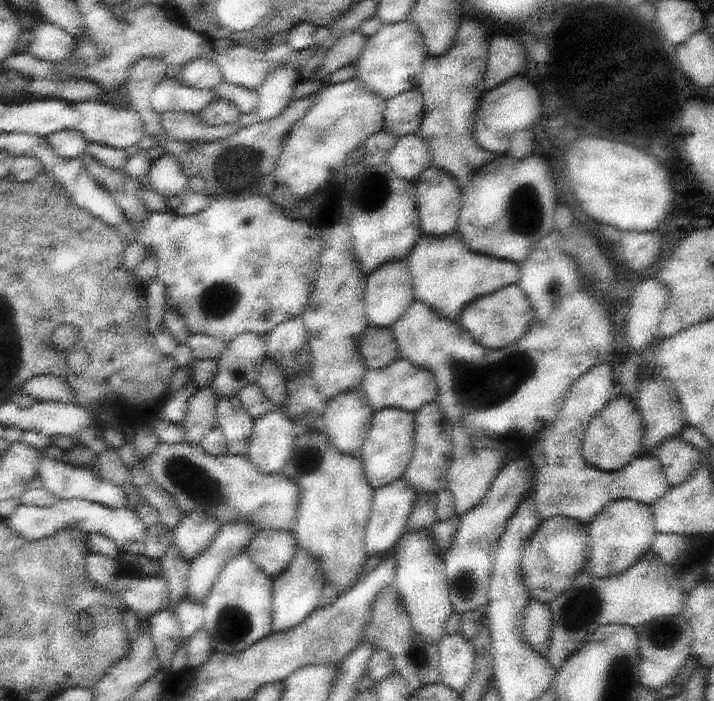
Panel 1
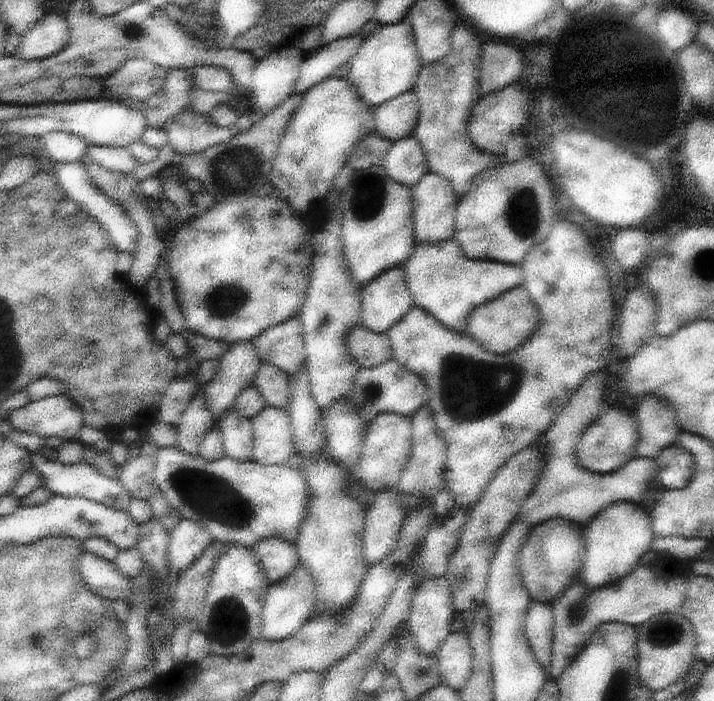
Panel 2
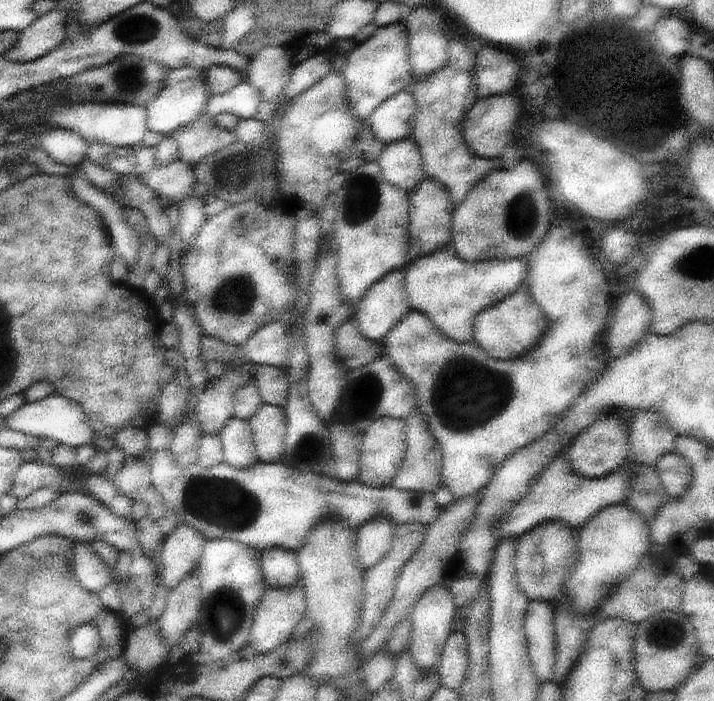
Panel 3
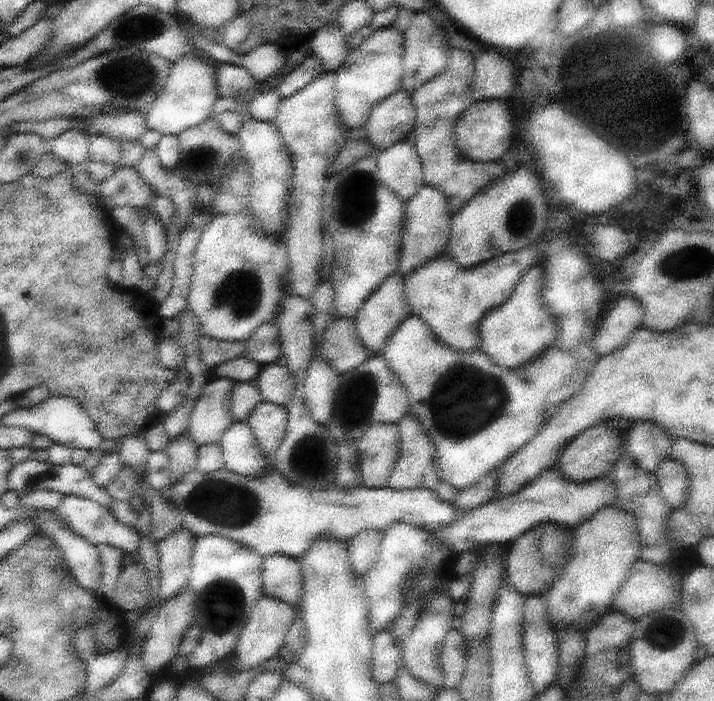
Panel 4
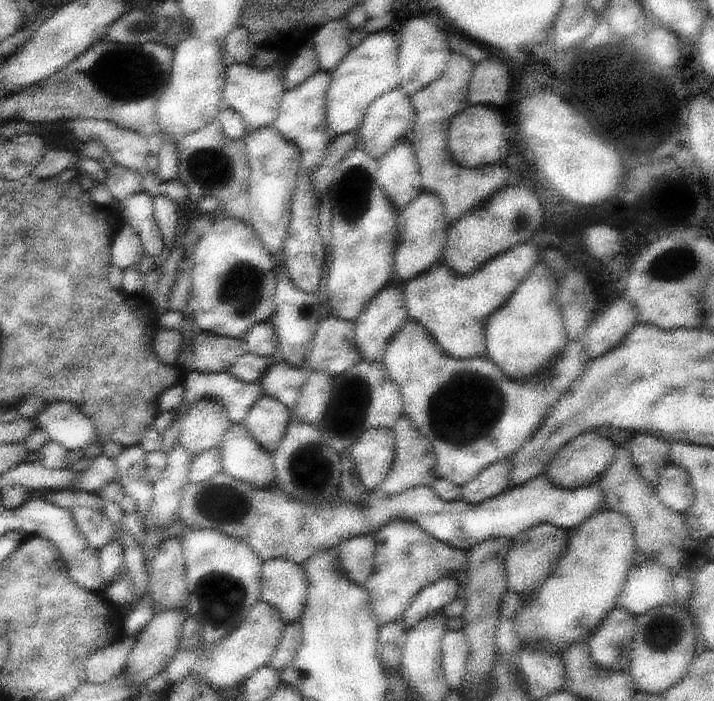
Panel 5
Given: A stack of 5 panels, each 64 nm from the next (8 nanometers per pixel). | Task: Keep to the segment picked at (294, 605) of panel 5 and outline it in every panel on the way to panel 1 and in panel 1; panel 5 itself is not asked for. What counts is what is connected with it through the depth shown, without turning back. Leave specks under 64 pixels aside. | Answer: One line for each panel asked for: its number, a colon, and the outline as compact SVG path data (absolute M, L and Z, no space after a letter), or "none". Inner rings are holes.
1: M263 530L253 538L247 554L255 560L259 568L263 568L269 578L277 580L291 566L297 550L299 544L295 532Z
2: M265 538L253 550L261 556L261 564L267 570L271 584L293 576L295 568L301 564L299 546L285 538Z
3: M267 548L263 550L263 576L267 588L293 588L303 582L299 552L287 548Z
4: M267 556L263 564L265 596L279 598L287 604L301 606L303 602L303 566L301 560L289 556Z

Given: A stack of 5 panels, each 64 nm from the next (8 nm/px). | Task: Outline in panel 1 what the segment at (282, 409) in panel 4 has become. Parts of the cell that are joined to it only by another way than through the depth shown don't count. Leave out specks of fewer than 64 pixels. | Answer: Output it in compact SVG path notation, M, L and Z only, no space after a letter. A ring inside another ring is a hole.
M273 410L255 418L255 440L249 460L265 474L283 474L287 462L295 456L295 442L303 428L285 412Z

